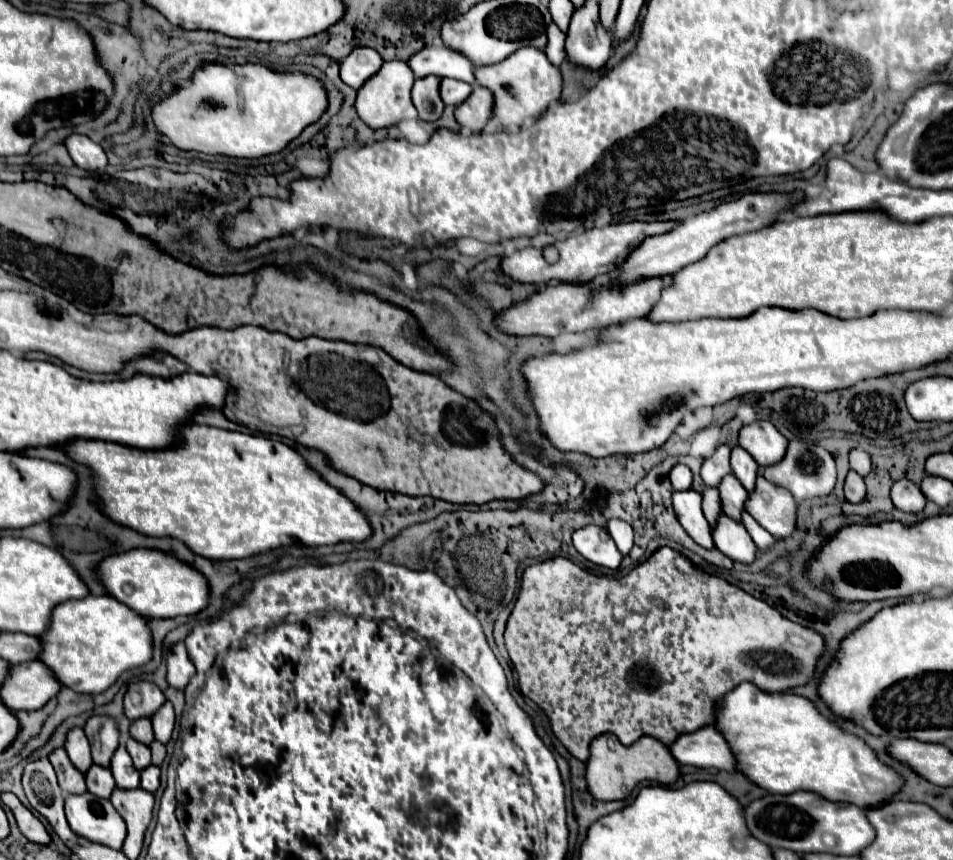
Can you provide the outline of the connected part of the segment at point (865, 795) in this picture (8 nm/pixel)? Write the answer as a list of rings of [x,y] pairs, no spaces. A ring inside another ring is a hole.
[[[740,683],[730,695],[720,701],[716,727],[728,737],[728,743],[738,753],[740,771],[756,785],[770,793],[788,795],[800,789],[816,789],[832,801],[848,801],[864,809],[884,805],[904,787],[904,779],[890,765],[884,765],[876,751],[858,735],[840,729],[834,721],[824,717],[814,701],[794,693],[768,693],[754,683]]]

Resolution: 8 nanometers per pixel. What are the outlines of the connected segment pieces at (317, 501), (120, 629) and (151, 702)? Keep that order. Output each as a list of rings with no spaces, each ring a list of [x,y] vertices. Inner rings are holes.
[[[194,423],[182,429],[182,441],[172,449],[144,451],[106,441],[72,441],[64,449],[72,459],[94,469],[100,509],[108,517],[120,521],[120,525],[132,525],[144,535],[176,537],[208,559],[246,559],[286,545],[362,543],[372,535],[368,517],[352,499],[332,487],[296,449],[262,435],[244,435]]]
[[[88,595],[56,607],[52,629],[40,639],[44,645],[40,659],[52,667],[64,687],[78,693],[104,693],[124,671],[150,663],[154,653],[150,619],[110,595]]]
[[[140,681],[140,683],[134,683],[130,689],[142,695],[142,703],[140,705],[134,705],[130,701],[130,695],[124,697],[124,709],[126,709],[126,717],[130,721],[142,719],[142,717],[152,717],[164,705],[164,701],[166,701],[164,693],[154,683]]]

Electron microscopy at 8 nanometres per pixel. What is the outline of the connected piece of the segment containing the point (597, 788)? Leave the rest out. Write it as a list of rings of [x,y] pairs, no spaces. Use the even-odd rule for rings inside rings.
[[[612,733],[598,735],[590,745],[590,759],[586,769],[586,779],[592,795],[600,801],[628,799],[636,783],[640,781],[658,781],[662,785],[672,785],[680,777],[680,767],[668,745],[656,737],[644,735],[634,745],[624,747]]]

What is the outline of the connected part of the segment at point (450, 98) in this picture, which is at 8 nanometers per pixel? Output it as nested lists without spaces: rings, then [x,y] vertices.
[[[442,79],[440,81],[440,97],[444,105],[460,105],[472,91],[472,85],[456,79]]]

